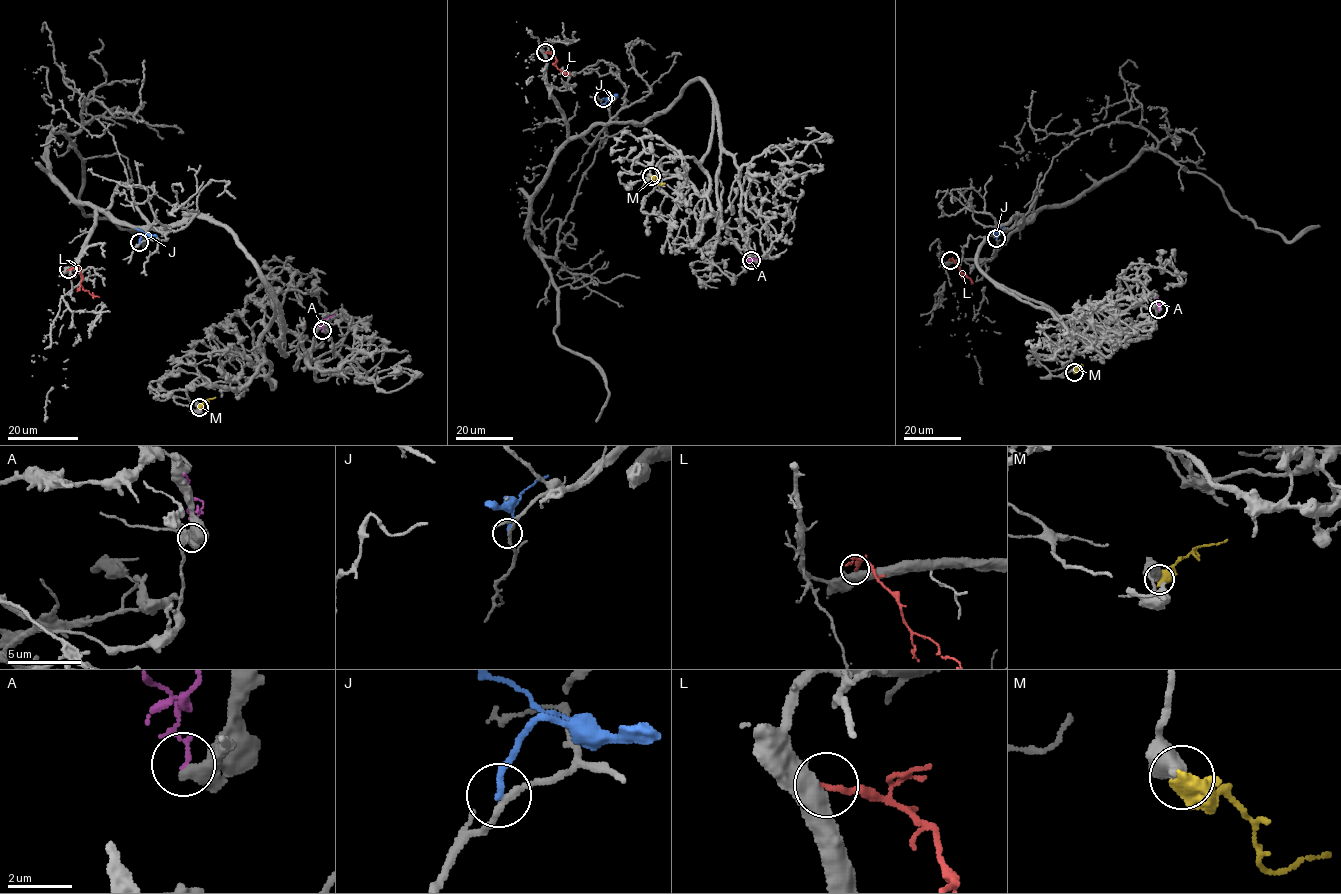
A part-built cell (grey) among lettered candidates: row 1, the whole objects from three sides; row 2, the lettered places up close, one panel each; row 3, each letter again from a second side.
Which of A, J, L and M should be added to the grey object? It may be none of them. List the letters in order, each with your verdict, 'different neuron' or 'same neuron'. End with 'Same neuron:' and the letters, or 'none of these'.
A: different neuron
J: different neuron
L: different neuron
M: different neuron
Same neuron: none of these

